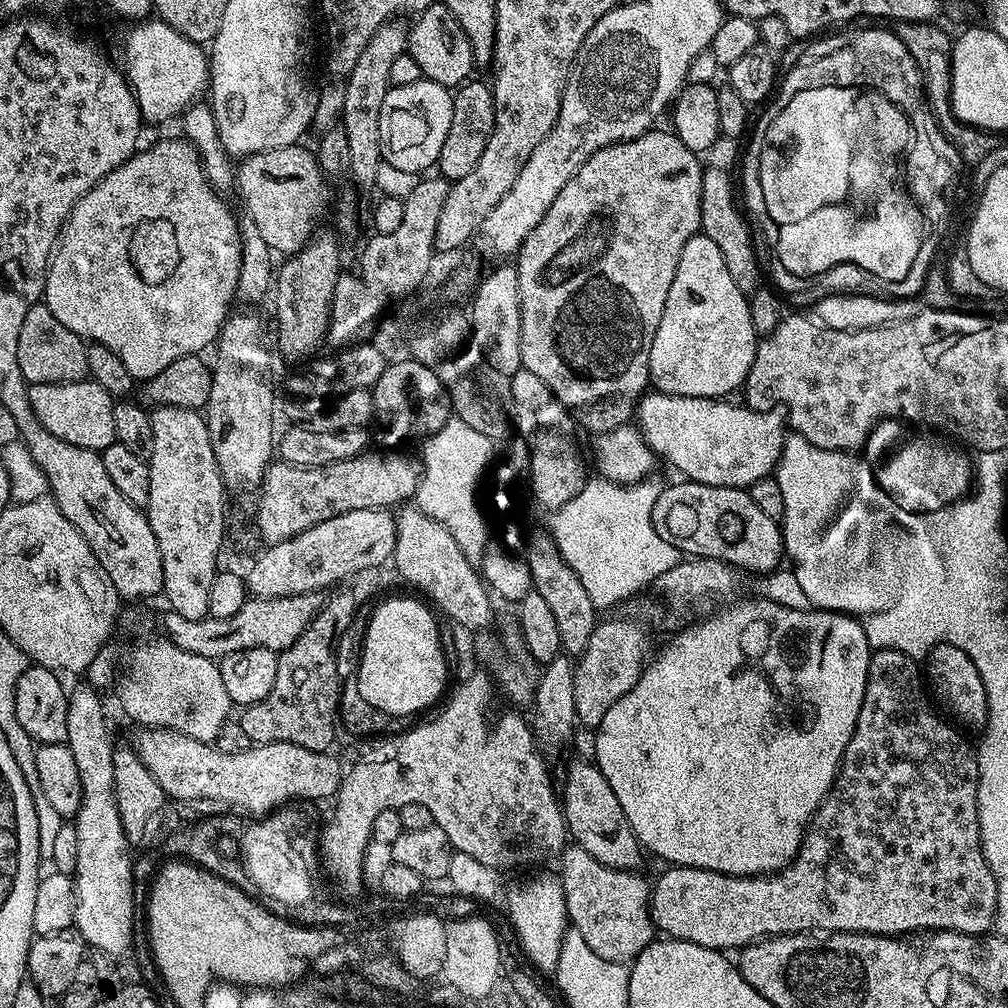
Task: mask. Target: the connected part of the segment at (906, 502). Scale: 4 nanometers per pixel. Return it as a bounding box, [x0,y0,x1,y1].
[862,418,974,512]

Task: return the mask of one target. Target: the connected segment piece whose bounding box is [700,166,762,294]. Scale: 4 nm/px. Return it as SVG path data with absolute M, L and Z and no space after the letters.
M704 168L702 178L702 218L700 226L703 235L718 246L722 258L726 262L726 270L730 270L730 278L734 278L734 286L746 294L751 294L761 287L760 273L762 268L755 254L755 246L752 244L752 231L749 221L738 203L738 192L732 189L732 180L720 168Z

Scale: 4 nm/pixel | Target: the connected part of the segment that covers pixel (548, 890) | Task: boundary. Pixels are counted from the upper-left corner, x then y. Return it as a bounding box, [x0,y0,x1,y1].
[510,874,570,973]

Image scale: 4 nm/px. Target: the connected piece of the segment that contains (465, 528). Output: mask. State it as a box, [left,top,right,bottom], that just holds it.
[415,419,494,565]

